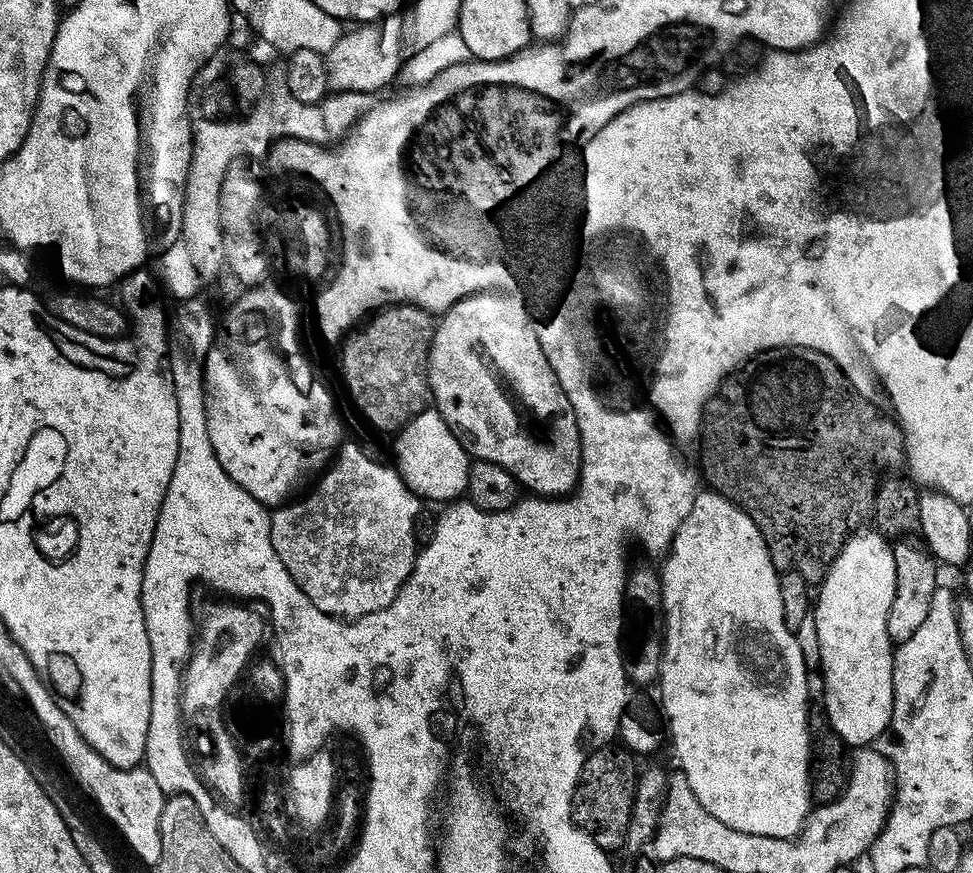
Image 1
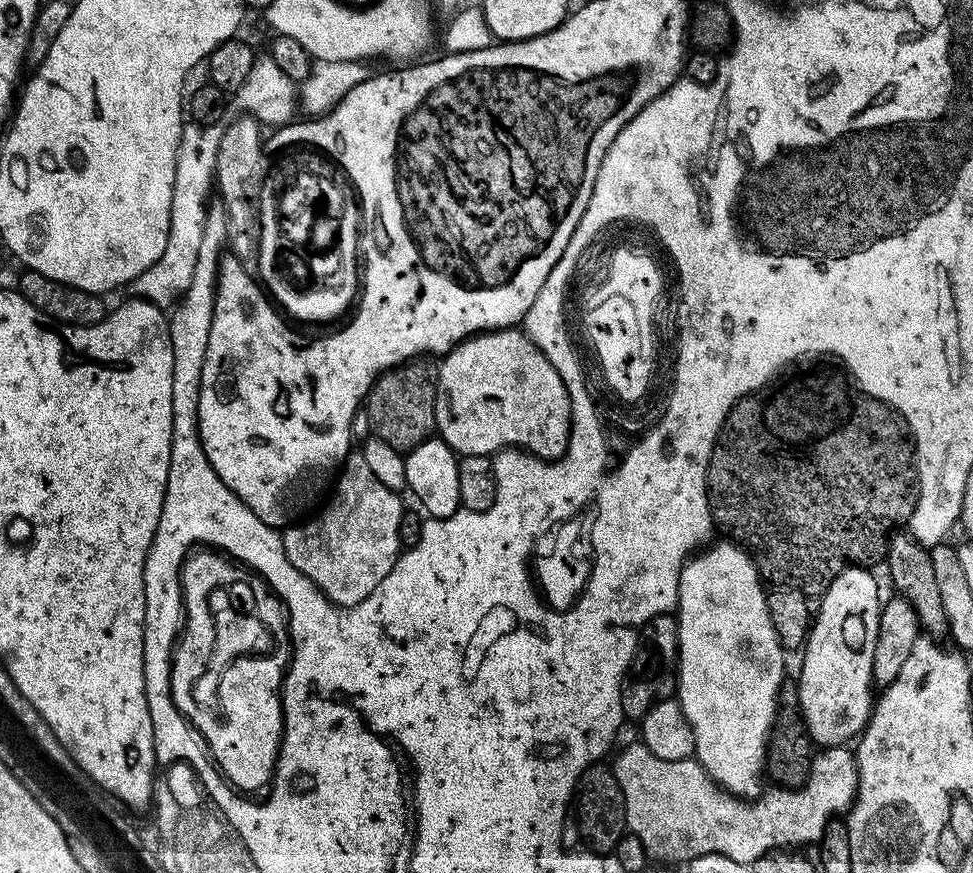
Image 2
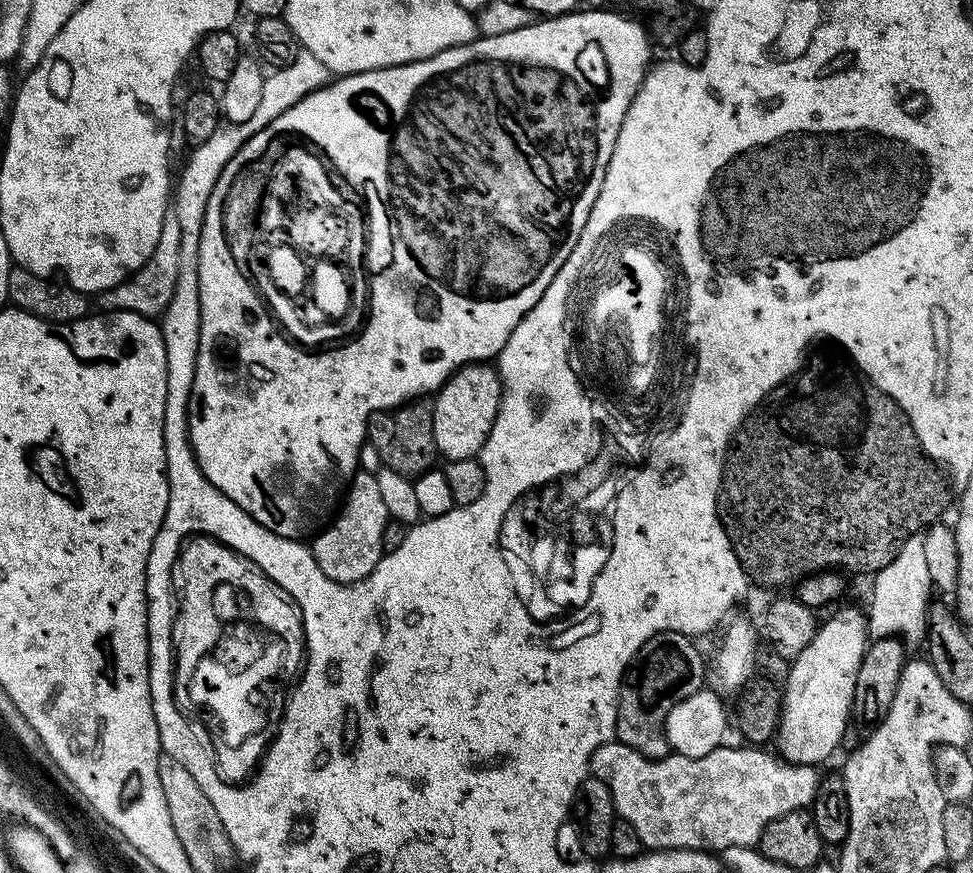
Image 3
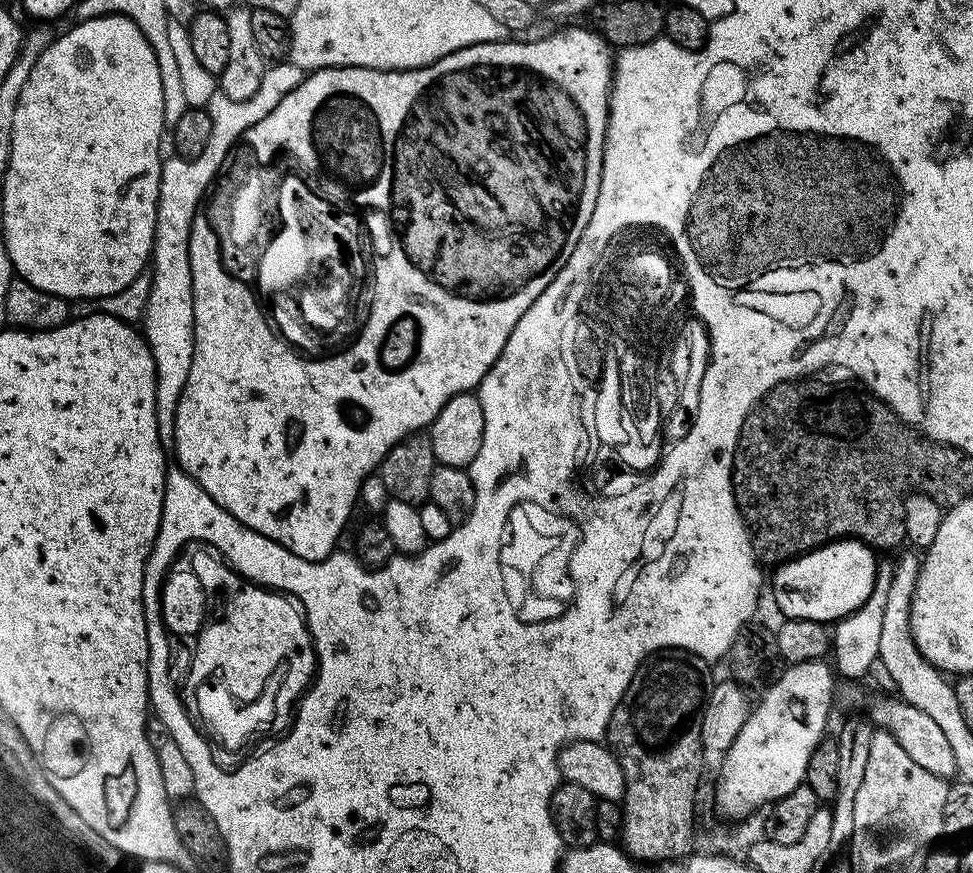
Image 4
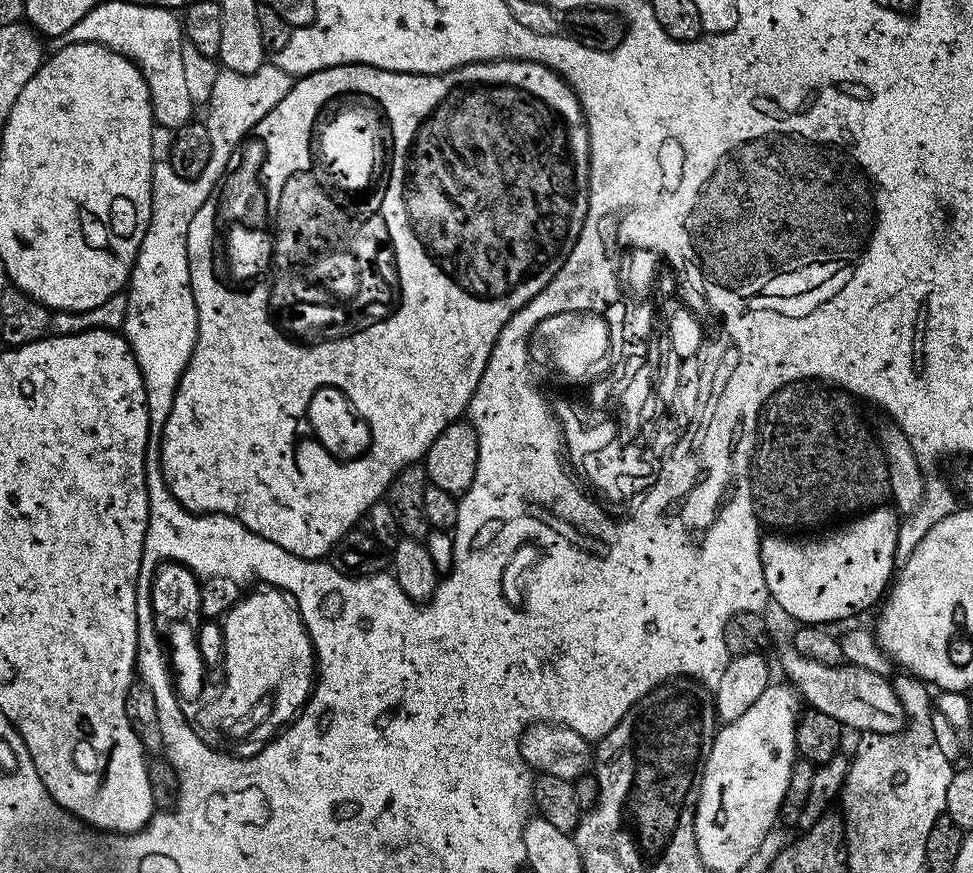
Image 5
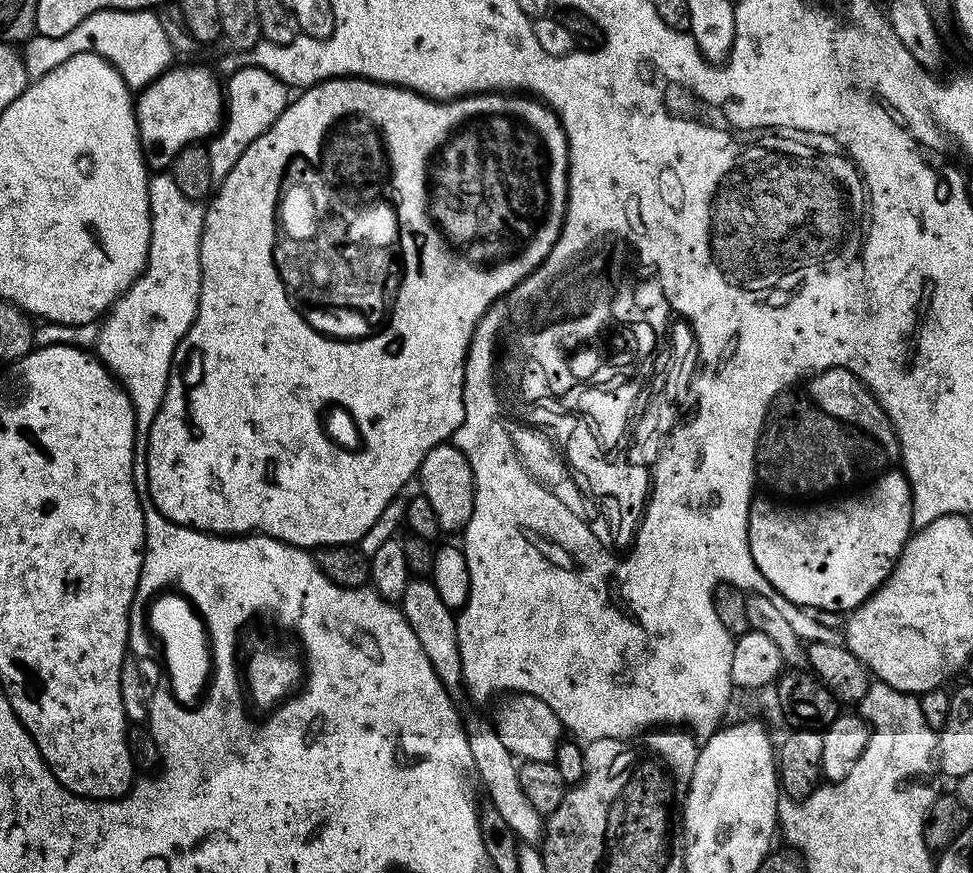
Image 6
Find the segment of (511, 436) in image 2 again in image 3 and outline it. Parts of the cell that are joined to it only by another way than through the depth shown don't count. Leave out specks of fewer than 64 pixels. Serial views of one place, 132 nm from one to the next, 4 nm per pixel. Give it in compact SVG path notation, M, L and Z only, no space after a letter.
M491 363L466 364L435 393L432 404L436 451L445 461L473 458L484 447L500 405L500 374Z

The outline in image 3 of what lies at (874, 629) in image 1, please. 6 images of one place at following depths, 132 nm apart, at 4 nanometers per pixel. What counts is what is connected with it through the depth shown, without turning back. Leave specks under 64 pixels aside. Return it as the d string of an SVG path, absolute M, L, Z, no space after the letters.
M840 608L816 629L814 638L802 654L791 661L782 688L779 755L789 764L820 766L832 756L844 731L849 731L858 666L868 649L868 621L856 608Z

